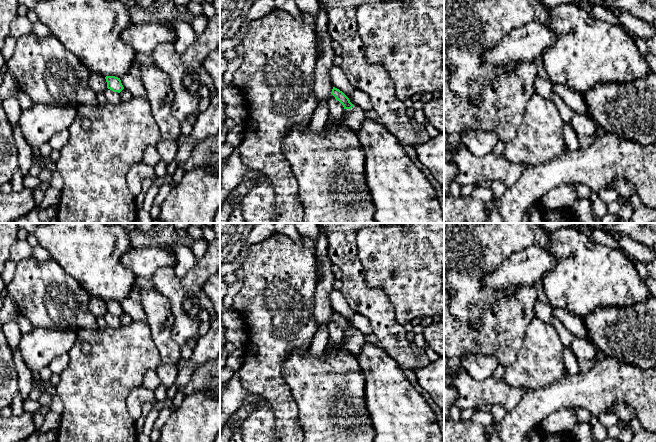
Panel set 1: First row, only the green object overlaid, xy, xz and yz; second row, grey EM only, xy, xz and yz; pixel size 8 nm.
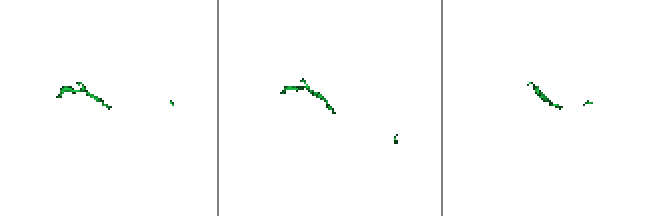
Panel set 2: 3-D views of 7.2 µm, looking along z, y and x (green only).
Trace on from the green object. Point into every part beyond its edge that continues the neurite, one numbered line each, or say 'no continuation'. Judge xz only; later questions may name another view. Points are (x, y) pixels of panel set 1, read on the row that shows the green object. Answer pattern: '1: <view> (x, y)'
1: xz (355, 116)

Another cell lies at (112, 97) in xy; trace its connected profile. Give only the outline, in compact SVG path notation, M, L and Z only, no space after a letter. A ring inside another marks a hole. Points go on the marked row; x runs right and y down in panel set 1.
M107 88L103 94L105 95L107 102L111 104L117 105L121 102L121 96L118 92L113 92L112 90Z

